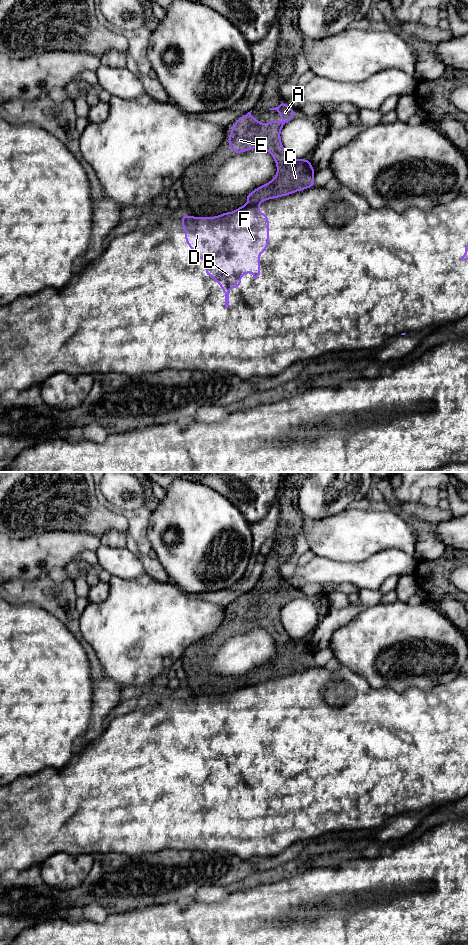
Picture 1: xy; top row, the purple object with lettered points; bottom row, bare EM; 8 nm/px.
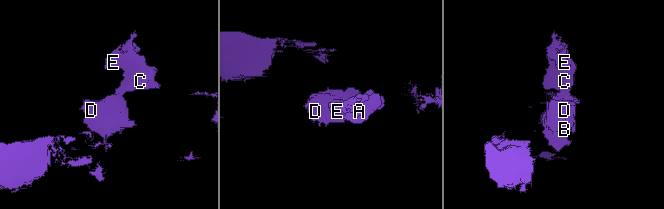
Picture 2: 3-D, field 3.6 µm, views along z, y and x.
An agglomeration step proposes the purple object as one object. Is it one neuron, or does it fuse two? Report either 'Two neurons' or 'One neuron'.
Two neurons

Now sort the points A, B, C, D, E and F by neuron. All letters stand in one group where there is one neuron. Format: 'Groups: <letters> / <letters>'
Groups: A C E / B D F

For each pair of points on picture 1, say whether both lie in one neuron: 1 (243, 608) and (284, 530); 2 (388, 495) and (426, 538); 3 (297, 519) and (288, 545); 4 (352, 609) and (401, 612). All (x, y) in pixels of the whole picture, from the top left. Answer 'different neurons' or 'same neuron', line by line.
1: same neuron
2: same neuron
3: same neuron
4: different neurons

